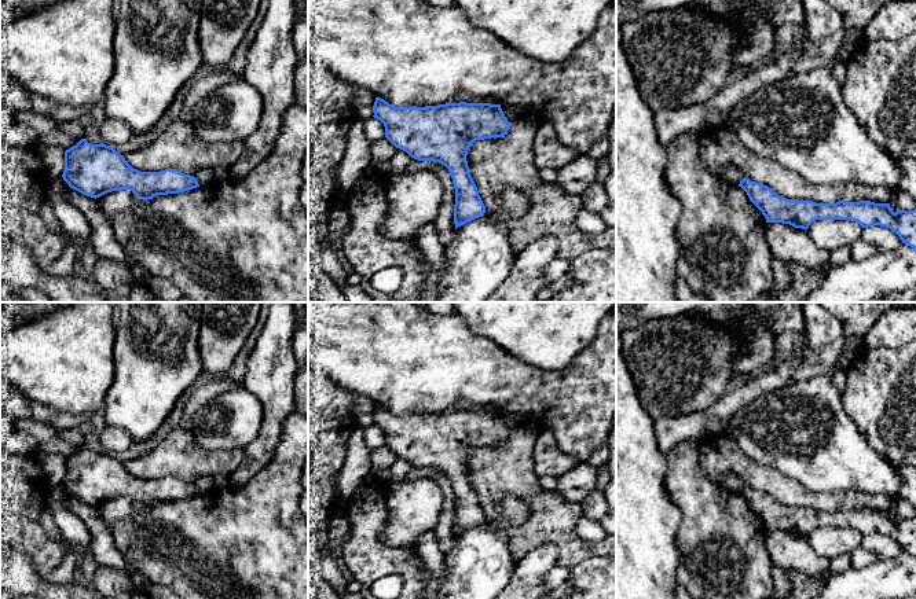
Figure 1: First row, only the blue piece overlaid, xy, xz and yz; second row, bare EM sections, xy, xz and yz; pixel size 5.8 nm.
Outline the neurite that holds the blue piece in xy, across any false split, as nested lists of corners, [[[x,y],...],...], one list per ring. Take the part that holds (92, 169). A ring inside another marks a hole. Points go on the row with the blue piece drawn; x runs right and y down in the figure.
[[[85,139],[65,151],[62,177],[70,188],[95,199],[111,191],[129,190],[139,199],[147,201],[199,187],[194,176],[176,169],[133,169],[114,147],[91,144]]]

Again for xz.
[[[375,98],[373,113],[396,148],[414,159],[439,162],[448,169],[455,188],[455,229],[484,216],[486,206],[469,173],[466,155],[473,142],[508,133],[512,122],[501,104],[459,102],[395,107]]]

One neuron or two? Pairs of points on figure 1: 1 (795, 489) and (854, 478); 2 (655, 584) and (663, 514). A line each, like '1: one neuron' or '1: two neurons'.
1: two neurons
2: one neuron

